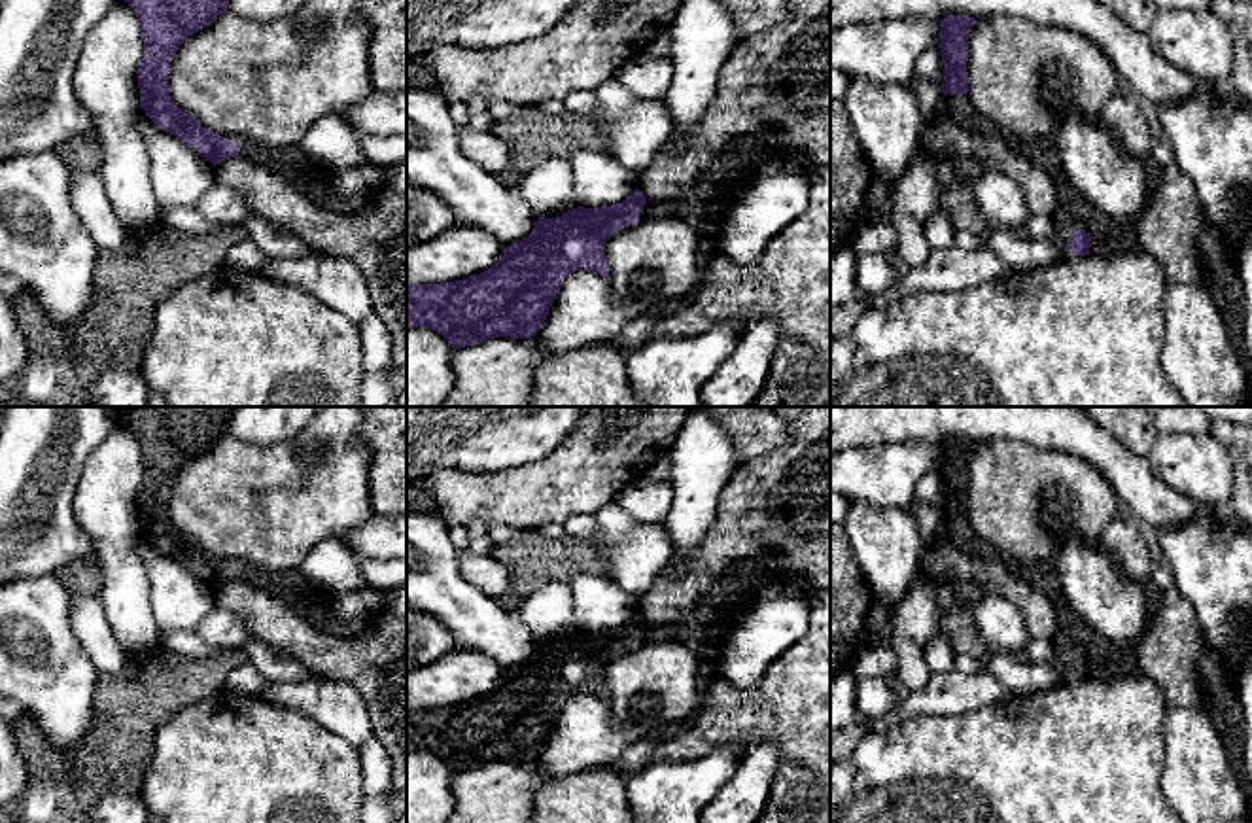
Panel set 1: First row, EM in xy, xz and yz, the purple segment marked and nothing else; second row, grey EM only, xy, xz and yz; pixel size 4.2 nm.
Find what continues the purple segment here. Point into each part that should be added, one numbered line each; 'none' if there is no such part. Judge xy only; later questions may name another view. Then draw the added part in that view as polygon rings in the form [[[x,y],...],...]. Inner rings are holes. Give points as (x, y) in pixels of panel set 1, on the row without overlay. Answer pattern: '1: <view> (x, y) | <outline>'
1: xy (292, 587) | [[[244,562],[236,566],[246,583],[280,598],[320,630],[350,630],[333,613],[329,596],[316,588],[299,569],[274,571]]]

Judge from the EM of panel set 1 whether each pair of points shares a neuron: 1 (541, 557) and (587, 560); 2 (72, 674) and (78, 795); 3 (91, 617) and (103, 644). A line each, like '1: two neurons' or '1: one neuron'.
1: one neuron
2: two neurons
3: one neuron

